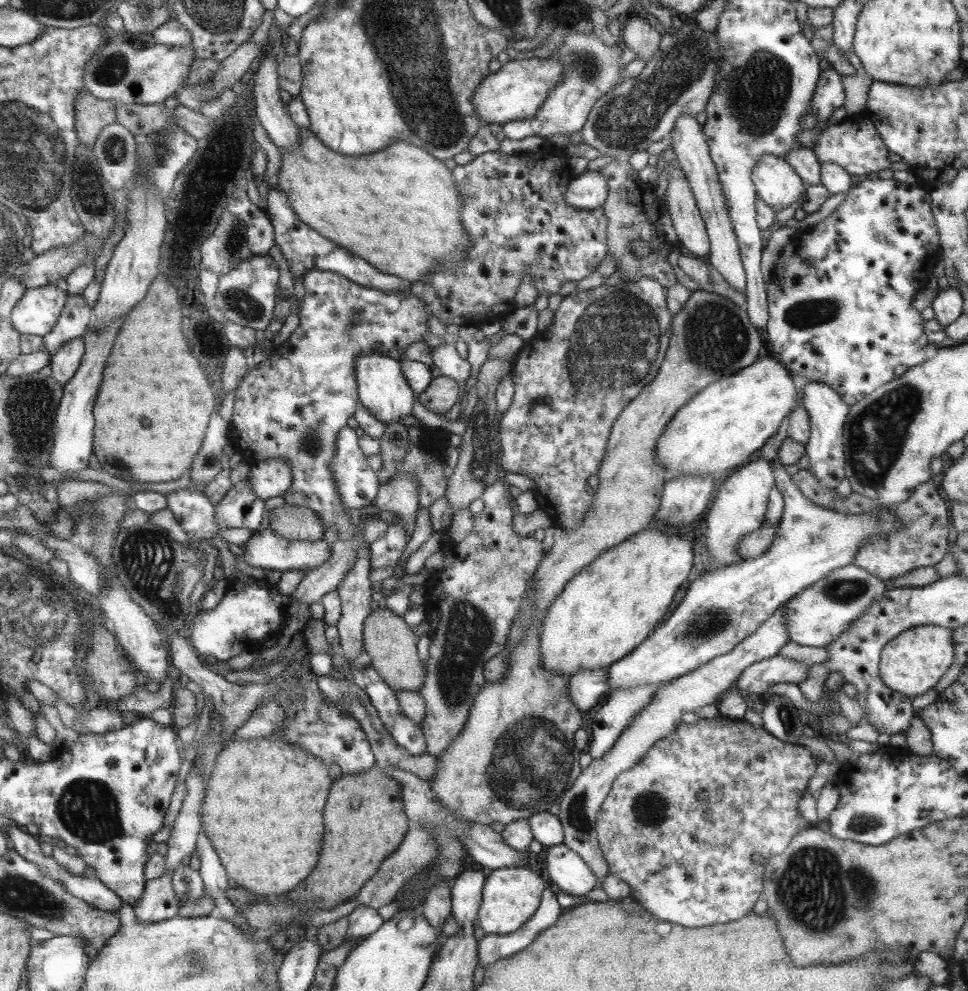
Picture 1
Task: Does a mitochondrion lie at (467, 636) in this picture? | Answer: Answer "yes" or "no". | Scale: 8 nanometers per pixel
yes

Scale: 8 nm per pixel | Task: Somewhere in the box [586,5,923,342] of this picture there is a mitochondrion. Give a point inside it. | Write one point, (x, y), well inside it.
(625, 123)

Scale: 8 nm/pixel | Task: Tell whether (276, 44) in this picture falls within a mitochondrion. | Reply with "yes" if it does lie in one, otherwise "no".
no

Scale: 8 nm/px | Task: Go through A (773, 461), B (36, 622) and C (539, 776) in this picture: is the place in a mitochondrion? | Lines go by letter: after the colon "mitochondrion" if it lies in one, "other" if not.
A: other
B: mitochondrion
C: mitochondrion

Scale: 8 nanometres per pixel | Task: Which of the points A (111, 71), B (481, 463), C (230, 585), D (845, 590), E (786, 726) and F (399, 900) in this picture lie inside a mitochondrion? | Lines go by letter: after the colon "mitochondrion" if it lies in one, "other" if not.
A: mitochondrion
B: mitochondrion
C: other
D: mitochondrion
E: mitochondrion
F: other

